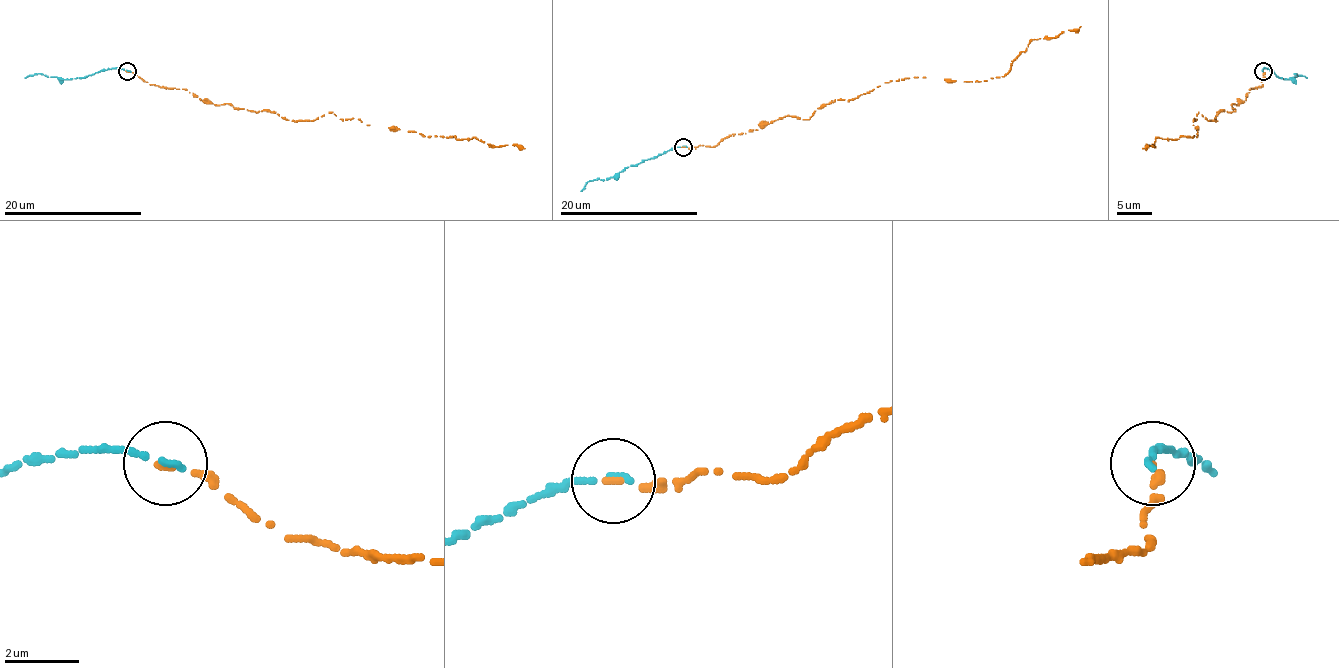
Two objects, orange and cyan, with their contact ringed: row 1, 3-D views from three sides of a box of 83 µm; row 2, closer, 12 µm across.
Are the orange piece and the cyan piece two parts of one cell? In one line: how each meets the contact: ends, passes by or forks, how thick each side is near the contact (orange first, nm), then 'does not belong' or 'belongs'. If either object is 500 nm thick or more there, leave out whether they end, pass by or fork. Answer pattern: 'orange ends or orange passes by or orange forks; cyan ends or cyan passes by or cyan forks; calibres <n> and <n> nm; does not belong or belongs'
orange ends; cyan ends; calibres 170 and 180 nm; belongs

